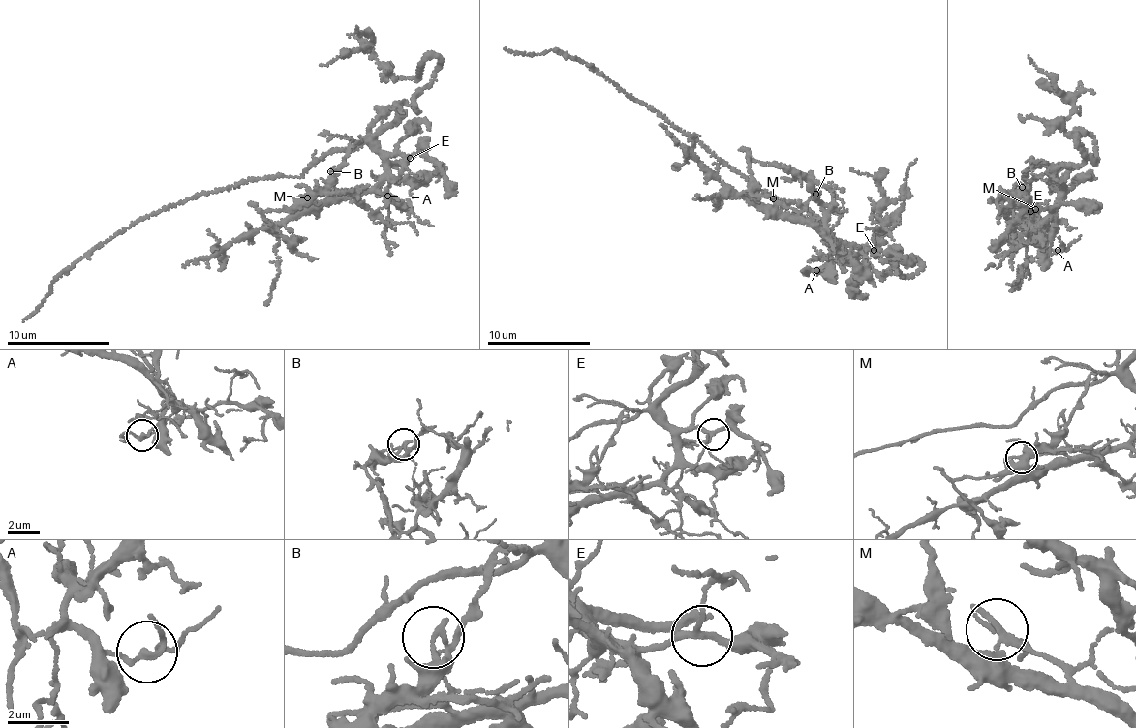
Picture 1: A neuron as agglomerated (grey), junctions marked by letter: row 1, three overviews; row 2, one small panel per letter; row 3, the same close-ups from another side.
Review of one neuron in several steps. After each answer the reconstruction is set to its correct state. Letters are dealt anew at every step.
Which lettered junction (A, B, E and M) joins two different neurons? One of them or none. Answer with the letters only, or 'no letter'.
B

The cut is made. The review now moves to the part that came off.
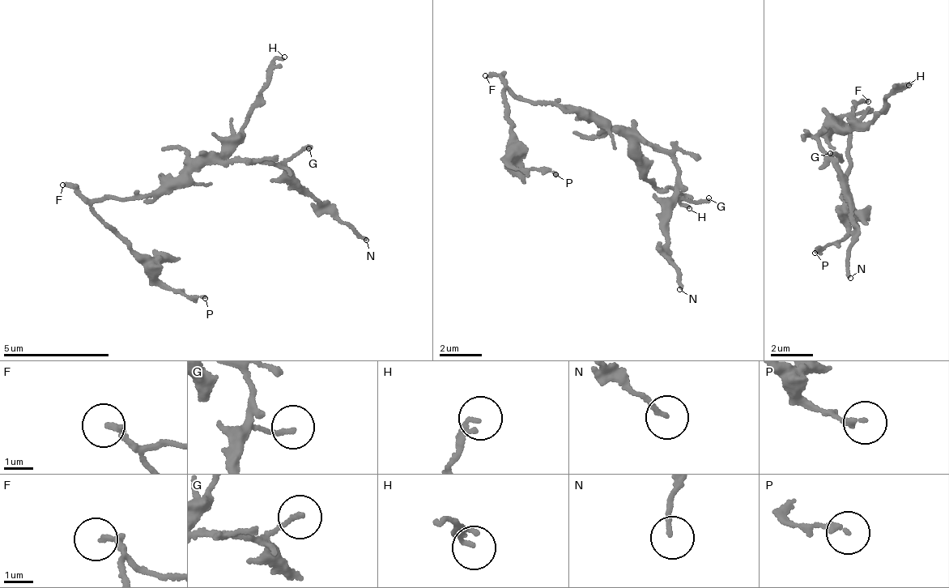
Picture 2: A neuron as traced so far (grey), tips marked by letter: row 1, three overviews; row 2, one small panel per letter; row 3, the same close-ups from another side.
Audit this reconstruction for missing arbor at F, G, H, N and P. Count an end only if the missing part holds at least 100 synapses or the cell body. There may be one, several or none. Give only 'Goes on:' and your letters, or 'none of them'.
Goes on: F

